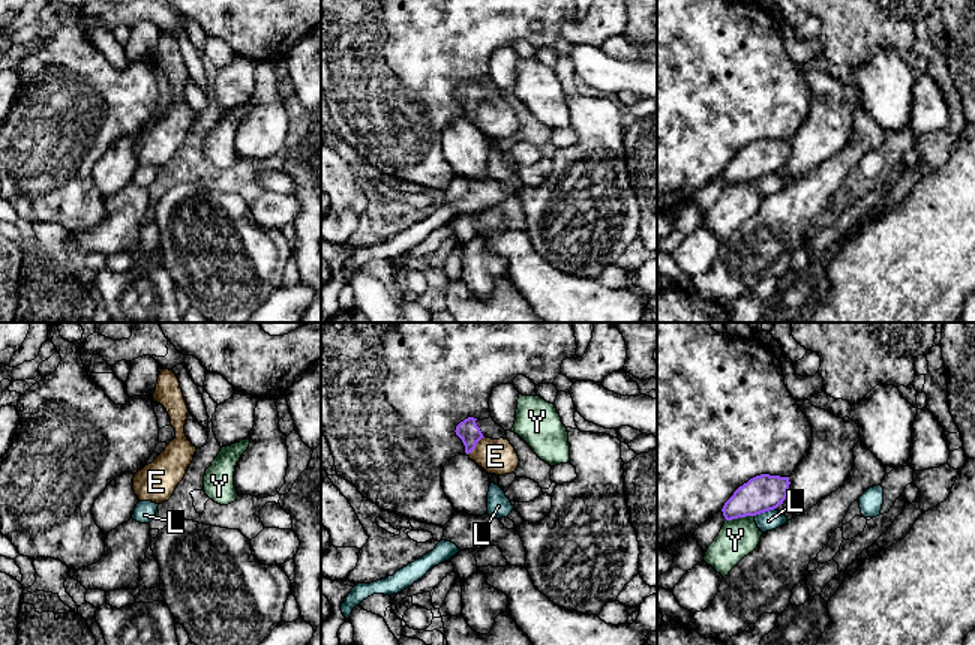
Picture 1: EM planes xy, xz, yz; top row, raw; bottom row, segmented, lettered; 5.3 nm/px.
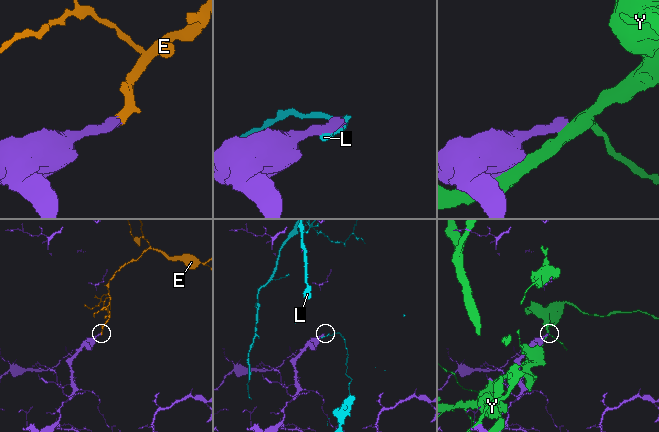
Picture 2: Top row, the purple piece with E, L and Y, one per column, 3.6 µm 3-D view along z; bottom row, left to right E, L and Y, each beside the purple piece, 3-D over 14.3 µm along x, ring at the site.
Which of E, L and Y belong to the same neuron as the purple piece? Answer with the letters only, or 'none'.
E

